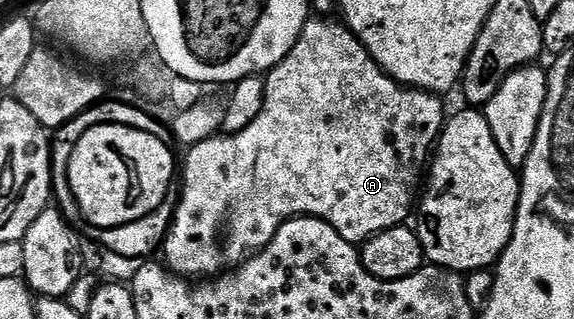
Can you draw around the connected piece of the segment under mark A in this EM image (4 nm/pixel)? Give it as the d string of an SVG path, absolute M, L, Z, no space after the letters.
M327 16L308 17L305 28L301 32L297 44L293 44L289 56L285 56L285 60L281 60L281 64L277 64L266 75L267 87L263 97L263 107L257 120L253 120L253 124L249 124L249 128L245 128L239 134L210 138L186 151L187 163L184 166L182 163L181 166L183 195L177 198L176 218L172 224L175 230L167 231L167 240L161 247L161 254L167 257L165 265L172 274L184 280L207 280L212 276L234 271L242 266L252 254L258 254L260 250L267 247L273 240L273 236L289 218L321 218L328 222L346 242L362 244L389 228L404 225L410 214L412 217L413 207L417 202L417 191L420 189L421 179L424 177L425 167L429 162L429 155L438 143L439 135L443 132L444 99L438 94L425 90L400 86L372 60L370 52L363 47L357 35L346 24L342 21L330 22L331 20Z

